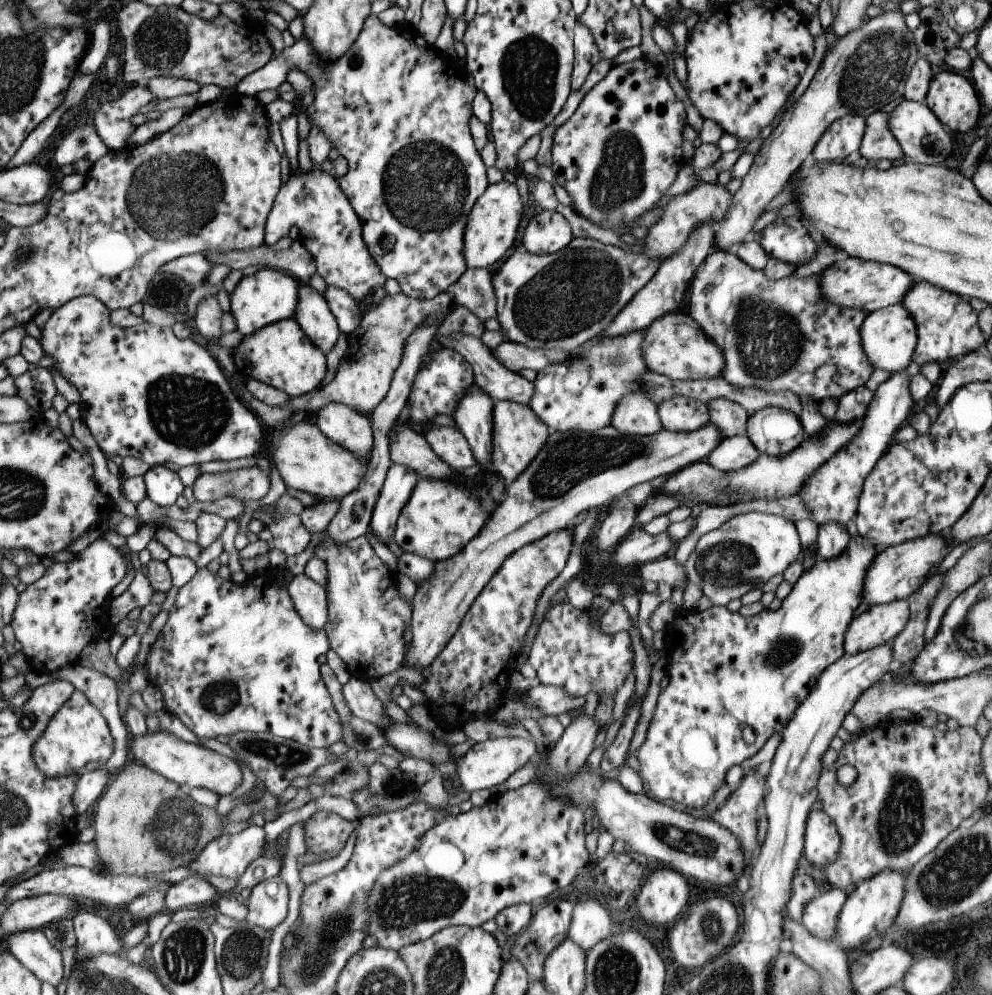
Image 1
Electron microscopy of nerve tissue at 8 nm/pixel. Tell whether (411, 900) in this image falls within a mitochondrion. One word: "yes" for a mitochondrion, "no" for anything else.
yes

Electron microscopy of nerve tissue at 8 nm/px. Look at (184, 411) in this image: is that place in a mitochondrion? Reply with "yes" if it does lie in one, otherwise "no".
yes

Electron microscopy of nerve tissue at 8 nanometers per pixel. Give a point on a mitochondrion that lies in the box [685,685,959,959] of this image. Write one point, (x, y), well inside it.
(900, 824)

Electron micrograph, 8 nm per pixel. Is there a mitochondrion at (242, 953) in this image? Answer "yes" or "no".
yes

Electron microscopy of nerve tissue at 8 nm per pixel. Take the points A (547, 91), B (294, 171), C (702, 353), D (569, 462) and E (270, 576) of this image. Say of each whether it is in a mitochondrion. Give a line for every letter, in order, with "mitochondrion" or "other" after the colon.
A: mitochondrion
B: other
C: other
D: mitochondrion
E: other

